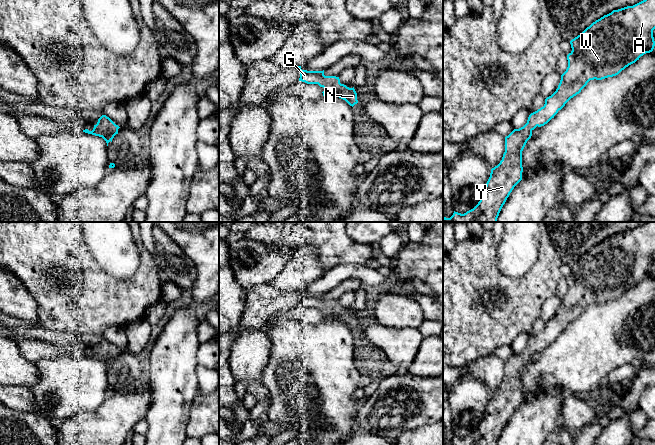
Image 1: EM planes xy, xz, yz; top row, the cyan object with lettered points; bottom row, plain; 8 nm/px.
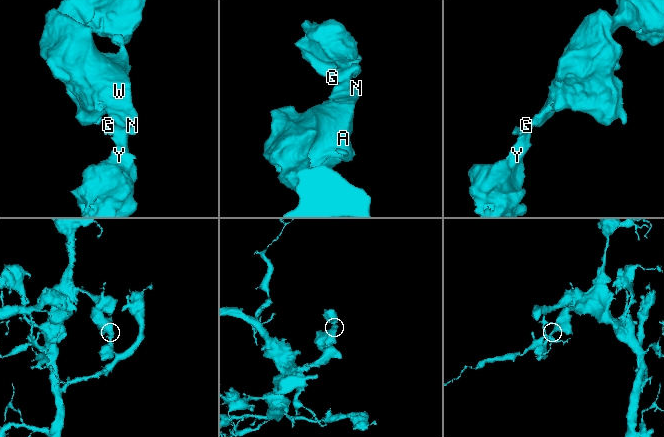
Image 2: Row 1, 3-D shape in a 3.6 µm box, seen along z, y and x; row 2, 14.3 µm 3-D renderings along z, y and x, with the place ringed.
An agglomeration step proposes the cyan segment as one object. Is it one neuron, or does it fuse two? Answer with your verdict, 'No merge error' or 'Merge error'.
No merge error

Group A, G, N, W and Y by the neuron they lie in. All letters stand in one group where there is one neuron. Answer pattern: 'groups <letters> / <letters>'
groups A G N W Y

